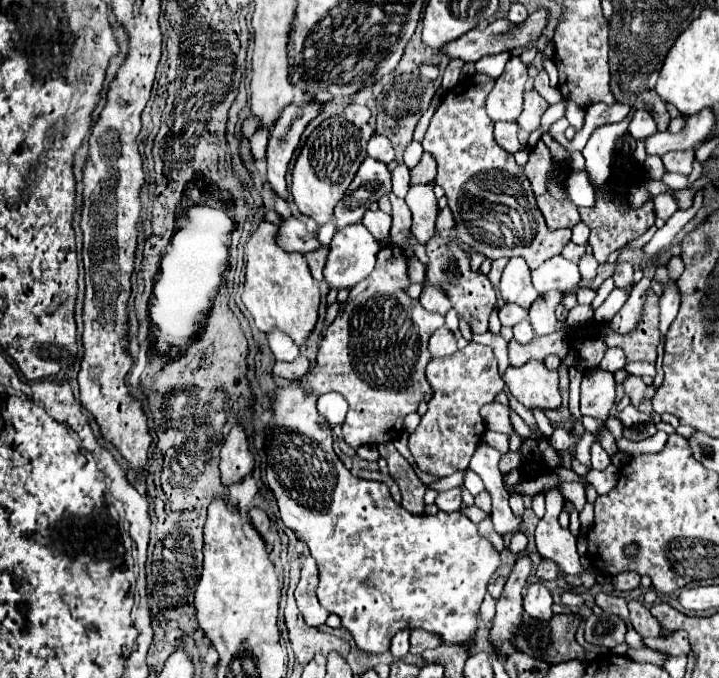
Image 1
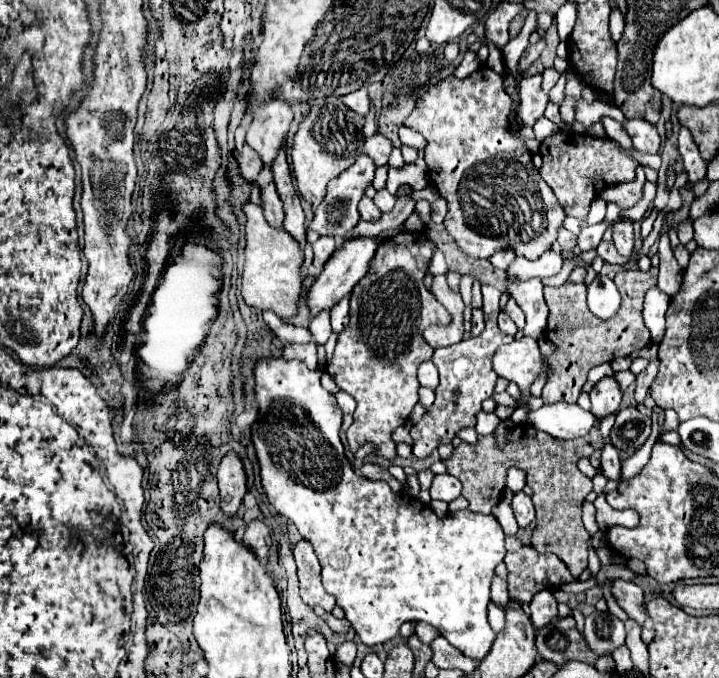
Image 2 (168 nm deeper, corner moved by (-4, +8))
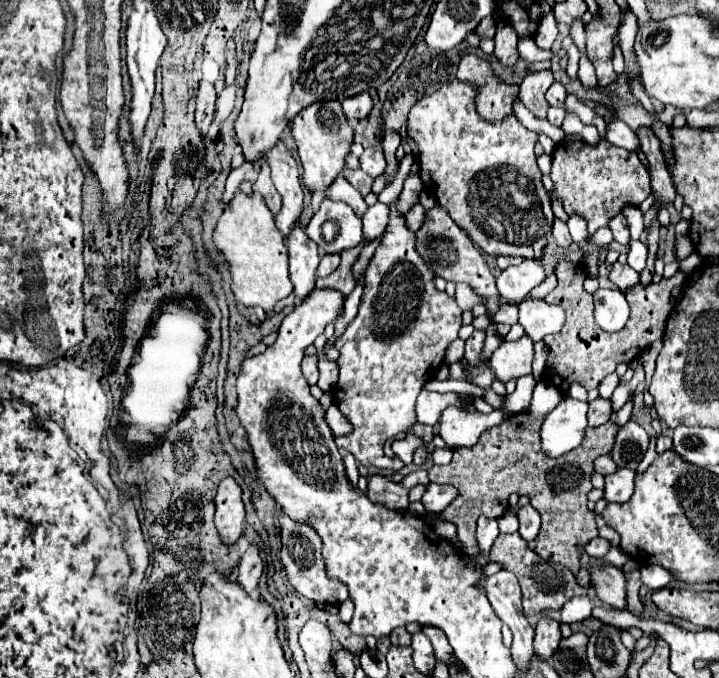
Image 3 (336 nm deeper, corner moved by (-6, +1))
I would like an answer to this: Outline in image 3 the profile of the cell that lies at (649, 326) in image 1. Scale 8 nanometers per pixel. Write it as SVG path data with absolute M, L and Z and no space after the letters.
M561 262L555 270L555 276L559 278L557 290L549 292L545 296L545 302L549 304L557 304L565 310L567 320L561 332L551 334L545 340L547 350L549 350L549 358L547 358L547 372L549 372L549 380L553 382L553 386L567 396L569 394L569 386L573 382L585 386L587 390L597 388L599 382L615 372L615 366L621 362L629 362L631 354L633 360L641 356L641 352L653 344L655 340L659 340L663 336L665 330L665 322L667 316L671 312L671 290L677 286L683 286L687 274L677 272L671 278L663 278L659 284L649 284L643 286L641 282L637 286L633 286L631 290L627 290L627 302L631 306L631 318L625 324L623 330L619 332L605 332L601 330L594 320L594 303L593 296L585 292L583 288L583 280L585 280L585 268L583 264L575 264L575 262Z

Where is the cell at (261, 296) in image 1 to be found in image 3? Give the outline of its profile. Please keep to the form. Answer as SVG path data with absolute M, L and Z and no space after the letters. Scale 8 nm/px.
M237 192L217 220L213 240L231 264L231 290L237 302L245 306L261 306L265 312L271 312L279 300L287 298L293 292L287 274L285 238L279 234L279 230L275 230L275 220L259 194L247 196L243 192Z

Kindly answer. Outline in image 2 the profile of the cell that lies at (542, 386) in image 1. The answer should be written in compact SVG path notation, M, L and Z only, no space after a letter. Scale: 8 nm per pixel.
M523 337L509 345L501 345L493 355L493 369L499 377L515 381L519 389L529 389L541 371L547 371L541 363L541 351L535 339Z

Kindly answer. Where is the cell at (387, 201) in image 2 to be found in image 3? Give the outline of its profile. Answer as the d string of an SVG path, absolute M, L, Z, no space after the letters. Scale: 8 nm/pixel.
M377 202L375 206L369 206L369 210L363 216L363 236L373 242L379 238L385 228L387 228L387 218L389 218L389 206Z

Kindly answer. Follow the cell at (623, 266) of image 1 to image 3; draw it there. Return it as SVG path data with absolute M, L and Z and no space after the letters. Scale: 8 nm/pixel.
M617 214L617 216L609 222L609 228L611 228L613 236L615 236L615 242L619 242L619 244L623 244L623 246L627 246L627 244L631 242L627 220L625 220L621 214Z

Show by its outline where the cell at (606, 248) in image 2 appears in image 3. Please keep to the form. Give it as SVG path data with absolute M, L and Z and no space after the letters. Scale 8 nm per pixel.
M615 262L613 268L611 268L611 274L609 274L609 280L619 290L627 290L629 286L635 286L639 282L639 274L631 266L625 266L621 262Z

